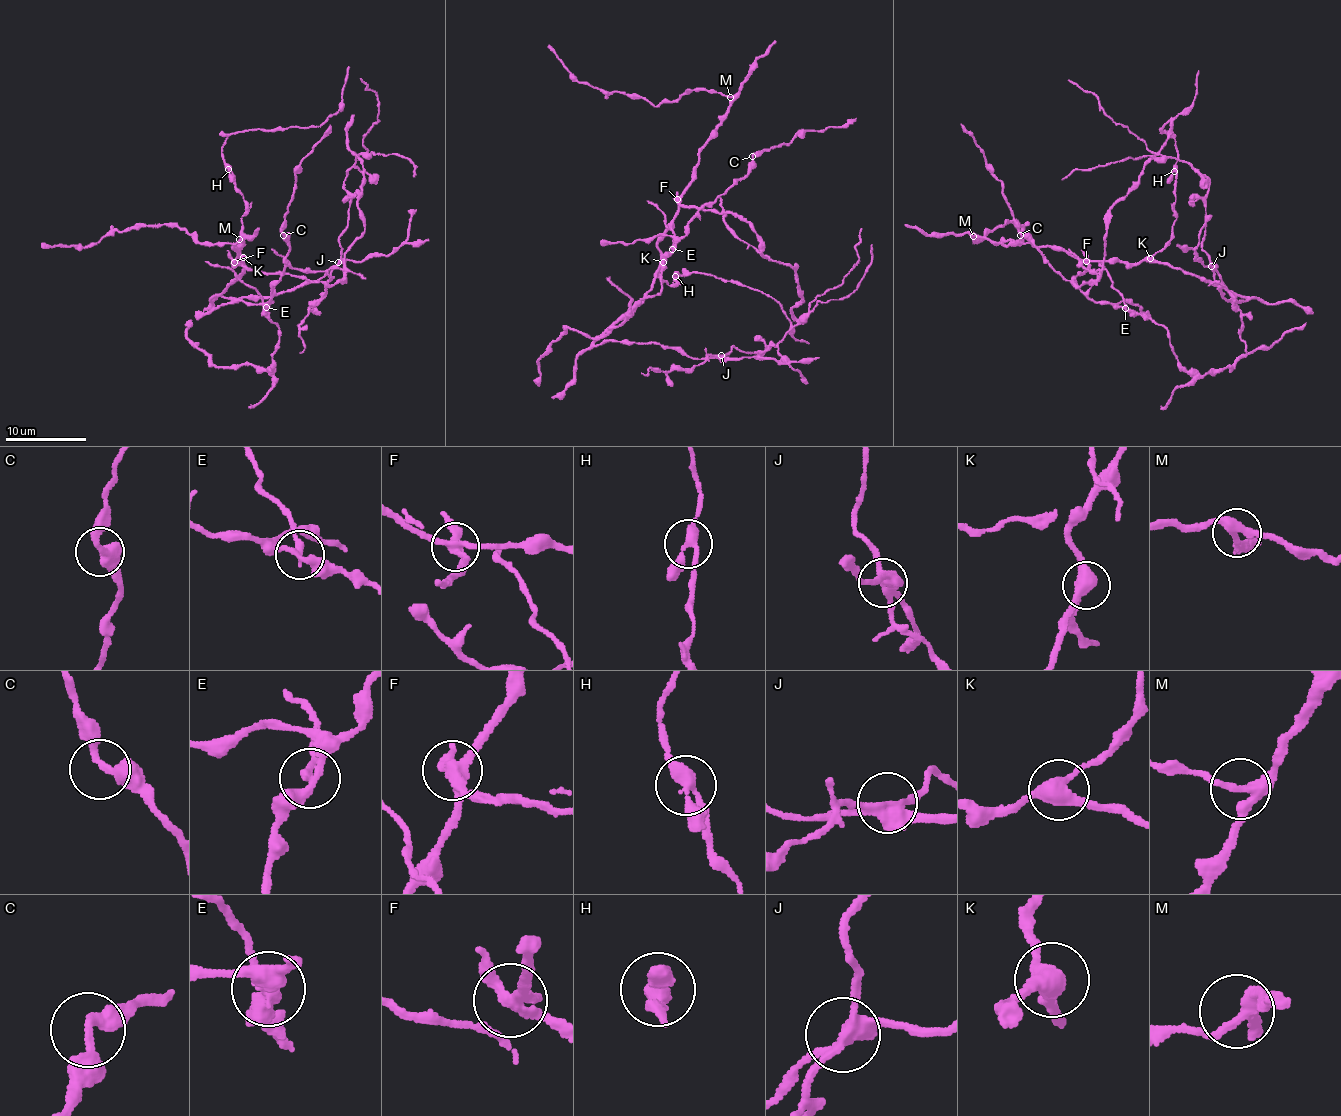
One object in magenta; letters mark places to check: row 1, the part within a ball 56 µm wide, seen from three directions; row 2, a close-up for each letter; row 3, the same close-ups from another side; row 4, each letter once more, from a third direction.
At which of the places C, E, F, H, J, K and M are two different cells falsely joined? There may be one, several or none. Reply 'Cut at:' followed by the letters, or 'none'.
Cut at: E, F, J

